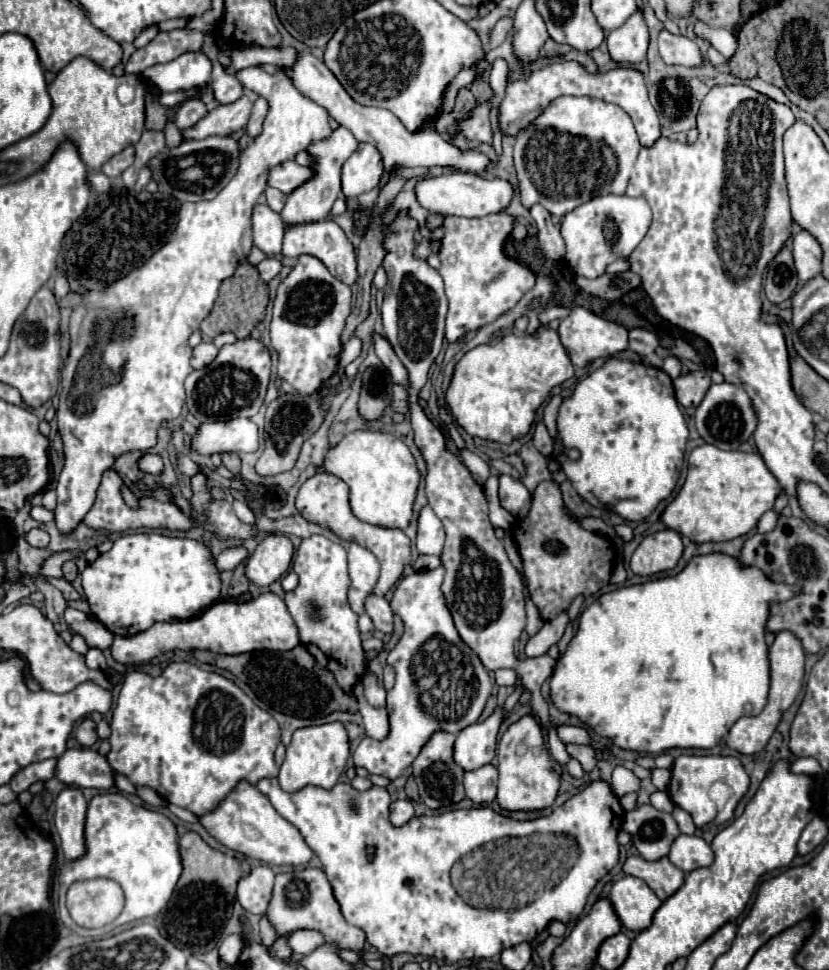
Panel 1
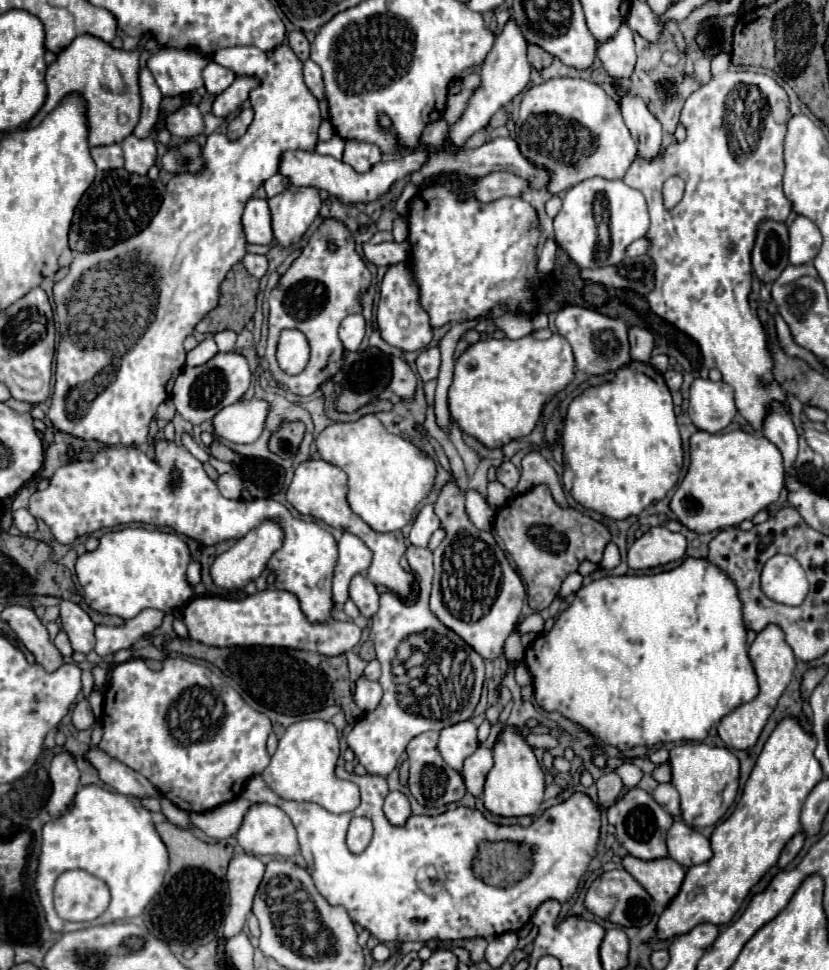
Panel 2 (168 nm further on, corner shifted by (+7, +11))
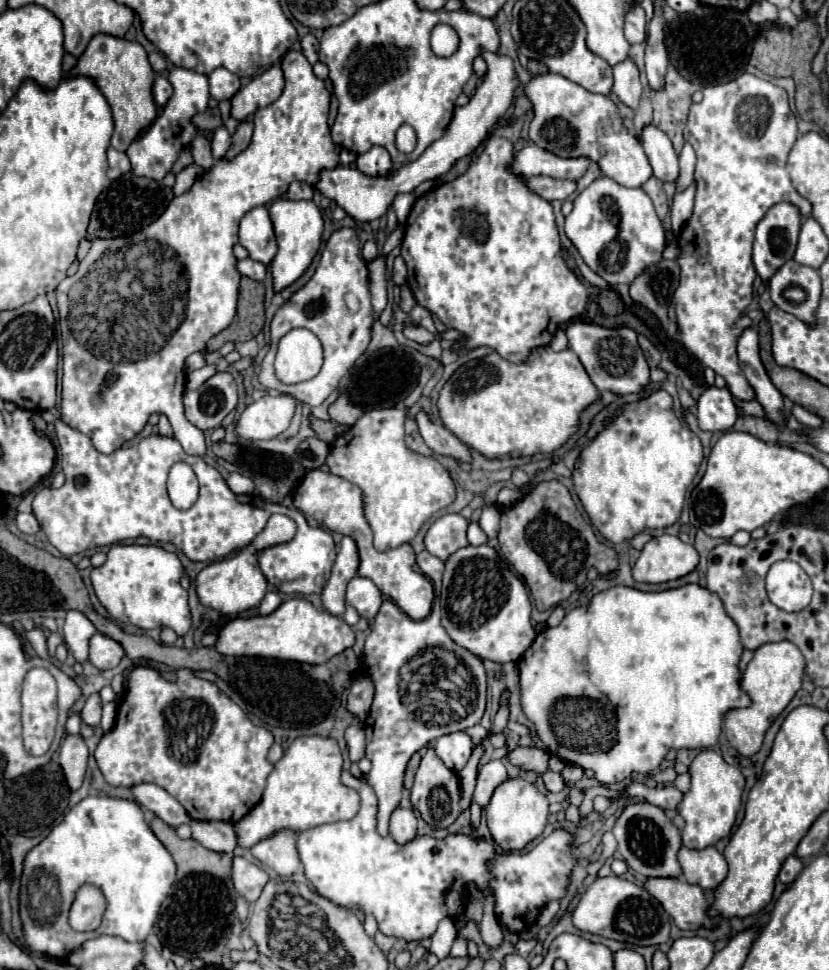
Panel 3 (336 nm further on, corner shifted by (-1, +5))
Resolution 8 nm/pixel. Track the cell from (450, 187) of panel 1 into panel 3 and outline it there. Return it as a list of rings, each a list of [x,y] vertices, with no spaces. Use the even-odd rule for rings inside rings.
[[[530,177],[526,179],[528,189],[546,199],[546,201],[554,201],[554,199],[568,199],[574,191],[576,191],[576,181],[566,181],[566,179],[552,179],[552,177]]]

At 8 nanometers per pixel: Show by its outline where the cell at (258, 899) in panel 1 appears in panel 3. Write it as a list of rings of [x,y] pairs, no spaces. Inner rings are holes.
[[[234,857],[232,881],[234,881],[236,891],[248,903],[254,903],[260,897],[260,891],[264,889],[264,883],[268,883],[268,873],[262,867],[246,861],[244,857]]]

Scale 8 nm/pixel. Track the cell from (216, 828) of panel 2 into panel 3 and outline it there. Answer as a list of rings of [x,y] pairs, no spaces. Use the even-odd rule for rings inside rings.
[[[302,735],[294,739],[284,757],[274,765],[260,803],[244,819],[234,823],[238,845],[248,849],[284,827],[302,831],[308,827],[356,817],[360,809],[360,795],[340,781],[342,761],[340,747],[332,737]]]

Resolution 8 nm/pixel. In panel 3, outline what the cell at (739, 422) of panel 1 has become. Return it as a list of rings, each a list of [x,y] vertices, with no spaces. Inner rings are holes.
[[[708,387],[697,400],[697,420],[702,431],[728,431],[738,419],[734,397],[728,389]]]

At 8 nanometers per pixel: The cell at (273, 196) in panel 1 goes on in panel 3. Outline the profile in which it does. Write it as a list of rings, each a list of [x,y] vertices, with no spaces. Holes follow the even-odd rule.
[[[292,181],[286,191],[286,197],[288,199],[312,199],[312,193],[314,193],[314,187],[310,187],[308,183]]]

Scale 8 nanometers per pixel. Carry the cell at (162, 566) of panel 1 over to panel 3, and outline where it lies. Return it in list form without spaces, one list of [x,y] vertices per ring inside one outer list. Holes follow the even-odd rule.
[[[112,545],[106,563],[90,573],[98,601],[114,619],[140,629],[170,627],[178,635],[184,635],[190,627],[188,593],[180,585],[182,577],[184,565],[180,557],[160,545]]]

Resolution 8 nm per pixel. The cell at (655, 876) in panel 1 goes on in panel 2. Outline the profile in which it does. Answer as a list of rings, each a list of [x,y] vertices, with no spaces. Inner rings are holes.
[[[628,855],[624,859],[614,857],[612,861],[622,865],[650,893],[650,897],[664,909],[678,895],[680,885],[686,875],[686,869],[670,857],[642,861],[642,859]]]

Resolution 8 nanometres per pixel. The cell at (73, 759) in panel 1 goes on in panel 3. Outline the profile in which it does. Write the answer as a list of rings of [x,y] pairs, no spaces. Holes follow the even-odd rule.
[[[138,783],[138,785],[132,785],[130,791],[144,809],[156,813],[170,827],[190,823],[186,809],[176,799],[172,799],[172,795],[168,791],[164,791],[162,787],[154,785],[154,783]]]

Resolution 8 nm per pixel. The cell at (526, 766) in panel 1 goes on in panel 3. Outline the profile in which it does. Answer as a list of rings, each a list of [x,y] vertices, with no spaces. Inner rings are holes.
[[[510,777],[496,787],[490,803],[486,805],[486,819],[488,819],[488,827],[490,827],[494,841],[504,851],[522,849],[522,847],[526,847],[526,843],[530,843],[538,835],[542,835],[542,831],[548,823],[548,799],[530,781],[520,779],[520,777]]]

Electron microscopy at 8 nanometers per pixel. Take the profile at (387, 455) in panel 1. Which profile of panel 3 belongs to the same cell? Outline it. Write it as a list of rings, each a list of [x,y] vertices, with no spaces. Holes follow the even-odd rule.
[[[402,405],[366,411],[330,445],[326,459],[330,473],[360,487],[364,515],[374,531],[374,547],[378,551],[410,543],[422,523],[426,523],[436,511],[448,507],[456,497],[448,471],[434,457],[414,453],[406,447],[404,419],[406,409]]]

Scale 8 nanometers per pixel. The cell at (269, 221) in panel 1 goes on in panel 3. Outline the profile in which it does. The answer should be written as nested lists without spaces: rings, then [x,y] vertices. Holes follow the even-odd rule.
[[[266,207],[248,211],[240,221],[240,243],[248,249],[250,259],[268,265],[276,255],[276,237]]]

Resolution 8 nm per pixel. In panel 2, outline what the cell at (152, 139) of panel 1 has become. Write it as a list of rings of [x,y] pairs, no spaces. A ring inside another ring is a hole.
[[[148,69],[140,71],[140,95],[142,95],[142,115],[140,115],[140,123],[134,129],[134,135],[146,137],[154,129],[162,101],[162,93]]]

